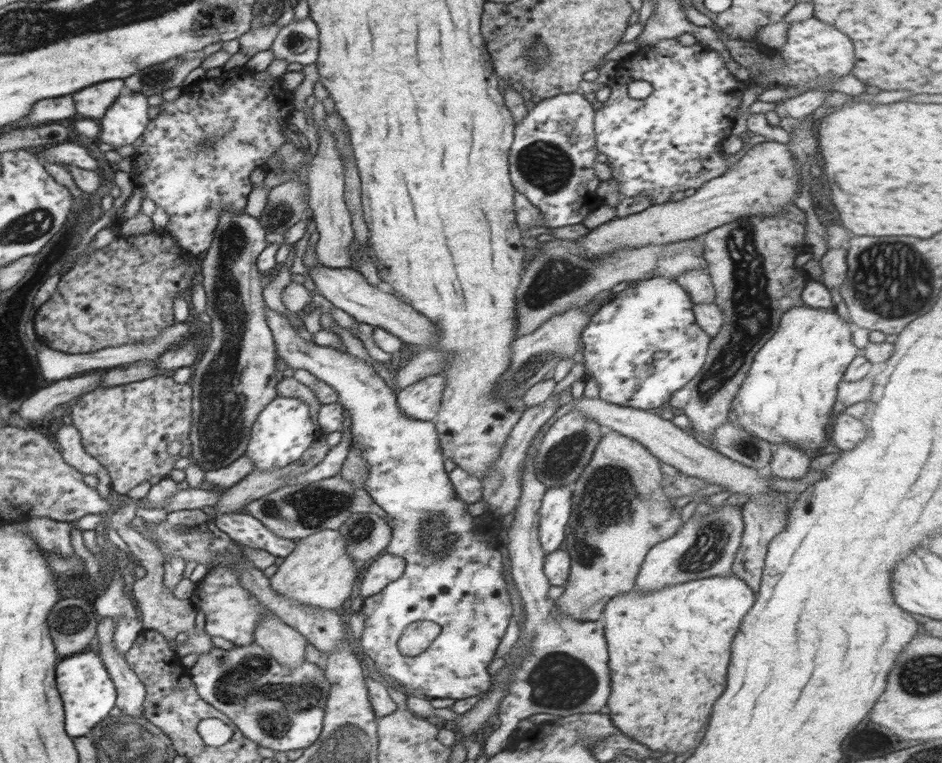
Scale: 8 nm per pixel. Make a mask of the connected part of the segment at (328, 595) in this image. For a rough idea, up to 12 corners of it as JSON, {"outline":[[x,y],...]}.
{"outline":[[342,530],[301,538],[269,578],[302,604],[341,611],[361,569]]}

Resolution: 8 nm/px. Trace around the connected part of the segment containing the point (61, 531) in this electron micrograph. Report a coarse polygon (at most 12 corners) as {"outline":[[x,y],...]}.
{"outline":[[25,520],[39,548],[62,558],[76,556],[70,530],[76,521]]}

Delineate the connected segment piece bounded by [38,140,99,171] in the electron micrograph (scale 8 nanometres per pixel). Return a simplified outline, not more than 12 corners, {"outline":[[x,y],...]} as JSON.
{"outline":[[56,144],[38,152],[42,164],[96,171],[97,158],[83,146]]}

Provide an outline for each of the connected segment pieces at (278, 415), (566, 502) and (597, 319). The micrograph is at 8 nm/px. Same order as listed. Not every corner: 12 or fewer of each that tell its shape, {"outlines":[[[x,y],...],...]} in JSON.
{"outlines":[[[276,397],[252,423],[256,471],[300,459],[316,438],[308,405]],[[572,486],[543,496],[538,538],[548,556],[565,540]],[[659,276],[580,333],[599,397],[667,408],[712,340]]]}

